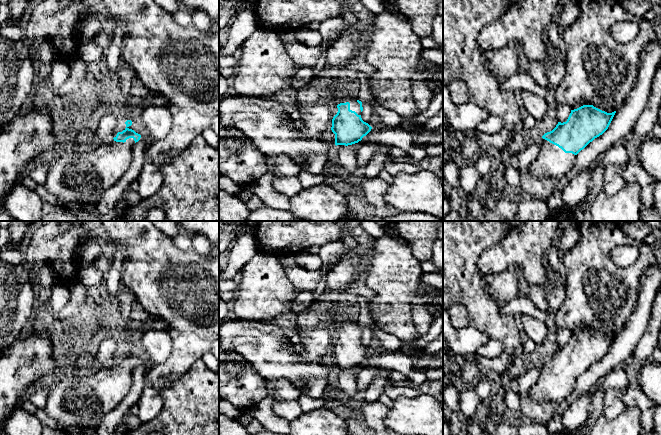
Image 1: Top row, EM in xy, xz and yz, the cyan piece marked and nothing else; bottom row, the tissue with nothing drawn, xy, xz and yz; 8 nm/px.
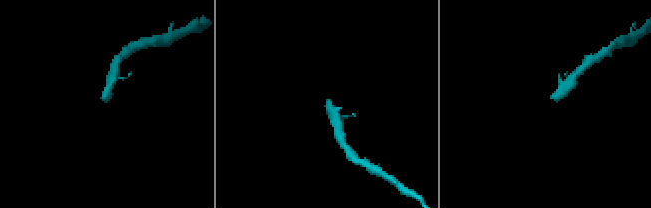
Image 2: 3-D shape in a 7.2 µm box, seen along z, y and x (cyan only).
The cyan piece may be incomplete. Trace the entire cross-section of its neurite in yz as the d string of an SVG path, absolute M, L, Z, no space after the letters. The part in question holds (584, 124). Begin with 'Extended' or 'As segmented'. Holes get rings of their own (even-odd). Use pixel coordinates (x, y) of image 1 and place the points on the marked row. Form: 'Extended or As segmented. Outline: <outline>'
Extended. Outline: M583 105L571 110L566 122L558 122L556 127L541 138L541 150L530 167L535 178L553 177L560 181L575 164L576 155L609 127L616 111L607 113L593 105Z

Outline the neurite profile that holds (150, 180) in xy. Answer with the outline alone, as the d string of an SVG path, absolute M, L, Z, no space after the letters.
M146 160L138 178L138 194L141 199L156 194L163 183L162 165Z

